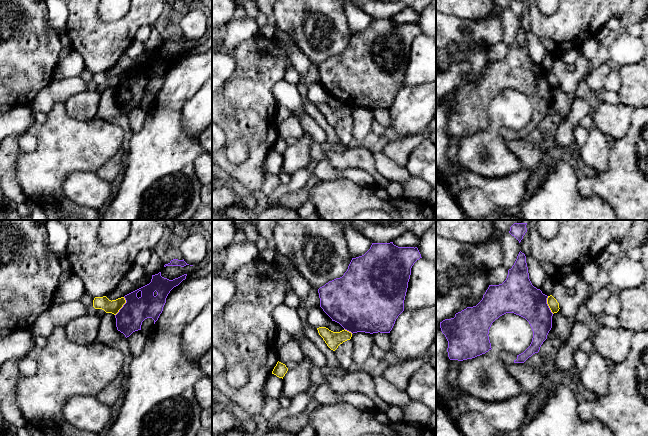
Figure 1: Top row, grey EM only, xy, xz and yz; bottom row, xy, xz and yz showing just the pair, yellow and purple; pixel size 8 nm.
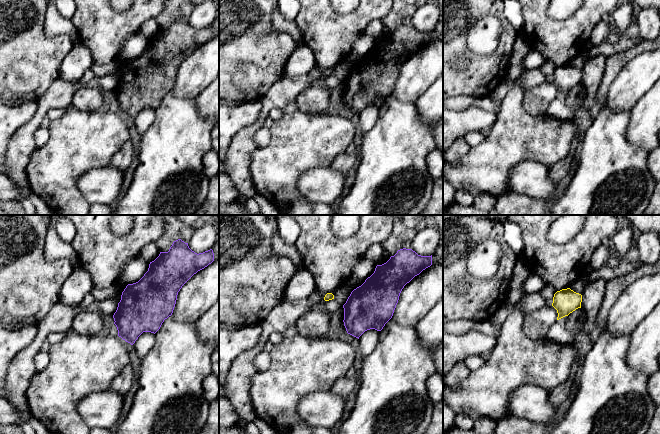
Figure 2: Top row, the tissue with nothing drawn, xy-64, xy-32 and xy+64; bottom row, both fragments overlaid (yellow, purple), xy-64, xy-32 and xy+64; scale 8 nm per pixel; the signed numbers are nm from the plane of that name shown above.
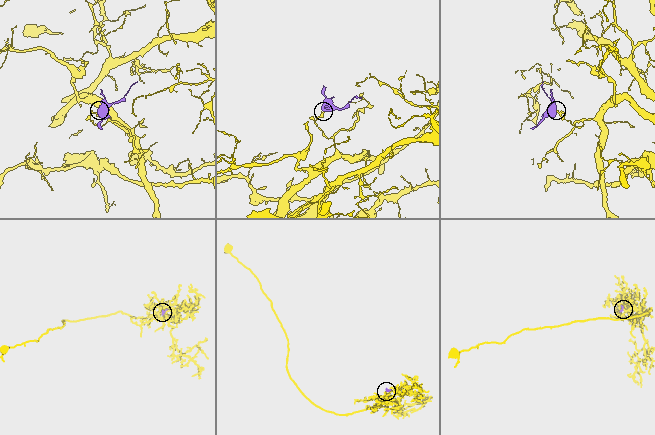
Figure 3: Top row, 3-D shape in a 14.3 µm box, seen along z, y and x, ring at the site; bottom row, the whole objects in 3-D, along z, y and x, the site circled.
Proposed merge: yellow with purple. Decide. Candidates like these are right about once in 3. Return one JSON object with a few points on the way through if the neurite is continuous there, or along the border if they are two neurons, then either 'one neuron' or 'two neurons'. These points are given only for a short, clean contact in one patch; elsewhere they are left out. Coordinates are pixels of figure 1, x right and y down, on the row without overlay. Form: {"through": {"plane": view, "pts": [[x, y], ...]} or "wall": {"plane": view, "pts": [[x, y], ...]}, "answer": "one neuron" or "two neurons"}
{"wall": {"plane": "xy", "pts": [[124, 73], [125, 79], [115, 91]]}, "answer": "two neurons"}

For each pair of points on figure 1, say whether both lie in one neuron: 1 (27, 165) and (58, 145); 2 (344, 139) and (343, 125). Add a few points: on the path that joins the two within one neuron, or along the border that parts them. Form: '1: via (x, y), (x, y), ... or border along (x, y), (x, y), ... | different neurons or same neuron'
1: via (35, 165), (38, 165), (50, 153) | same neuron
2: via (344, 136), (344, 128) | same neuron

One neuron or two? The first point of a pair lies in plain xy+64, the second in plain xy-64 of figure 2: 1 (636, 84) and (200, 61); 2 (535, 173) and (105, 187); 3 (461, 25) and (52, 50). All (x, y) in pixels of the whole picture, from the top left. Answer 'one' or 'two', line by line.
1: one
2: one
3: one

